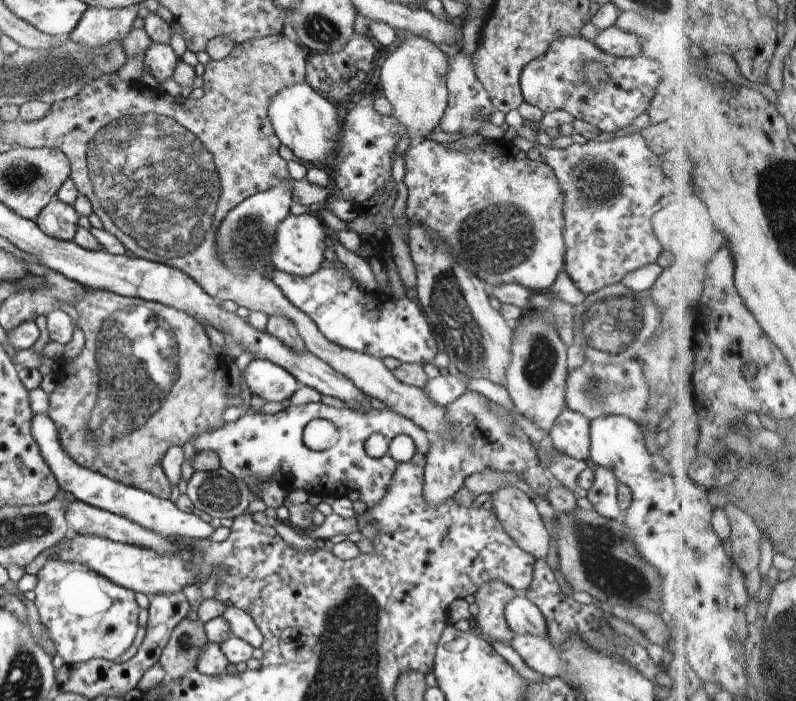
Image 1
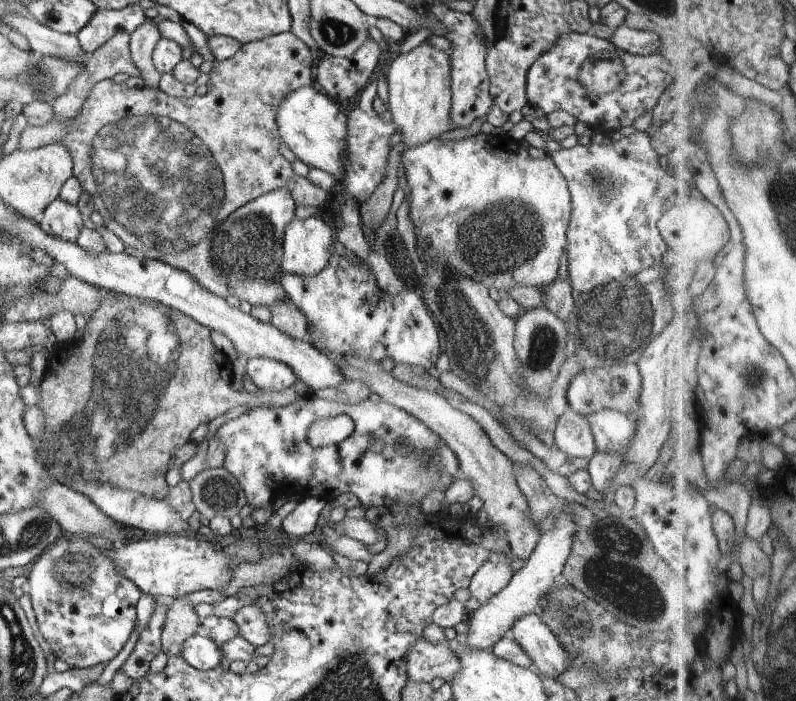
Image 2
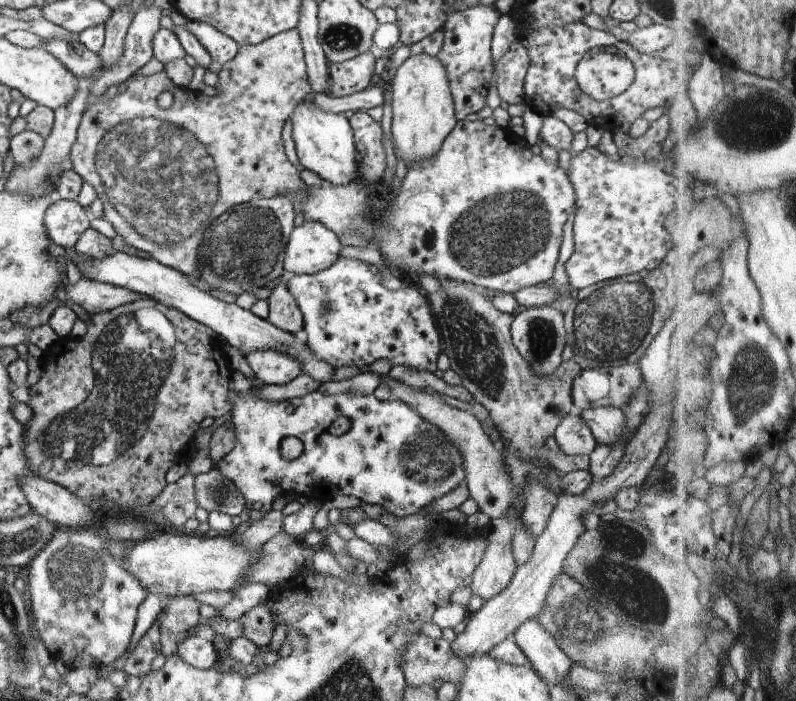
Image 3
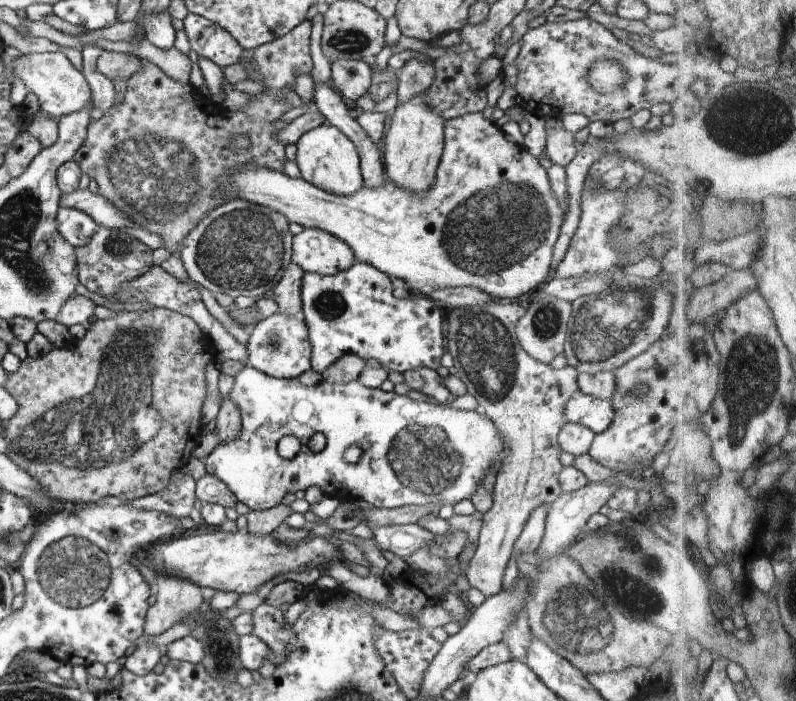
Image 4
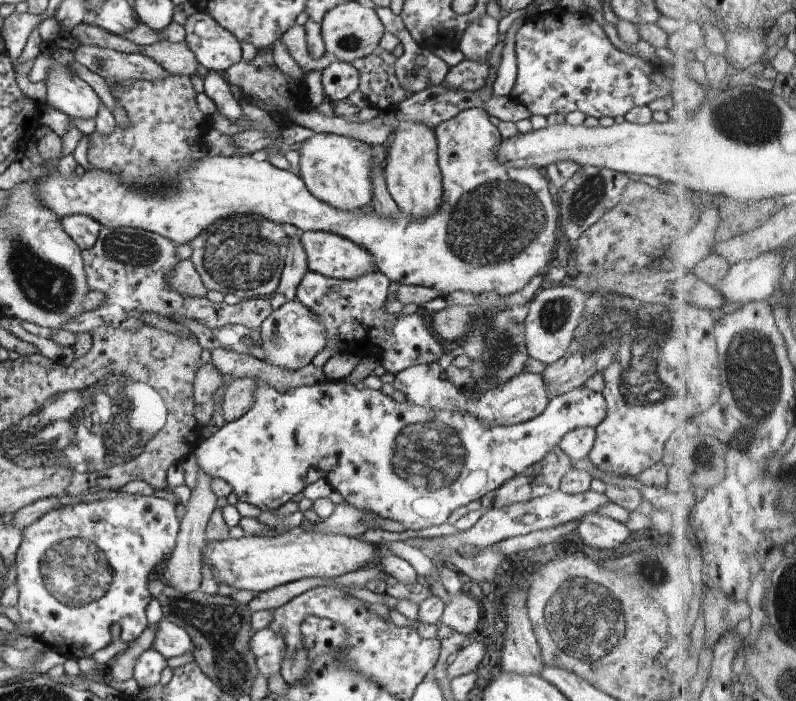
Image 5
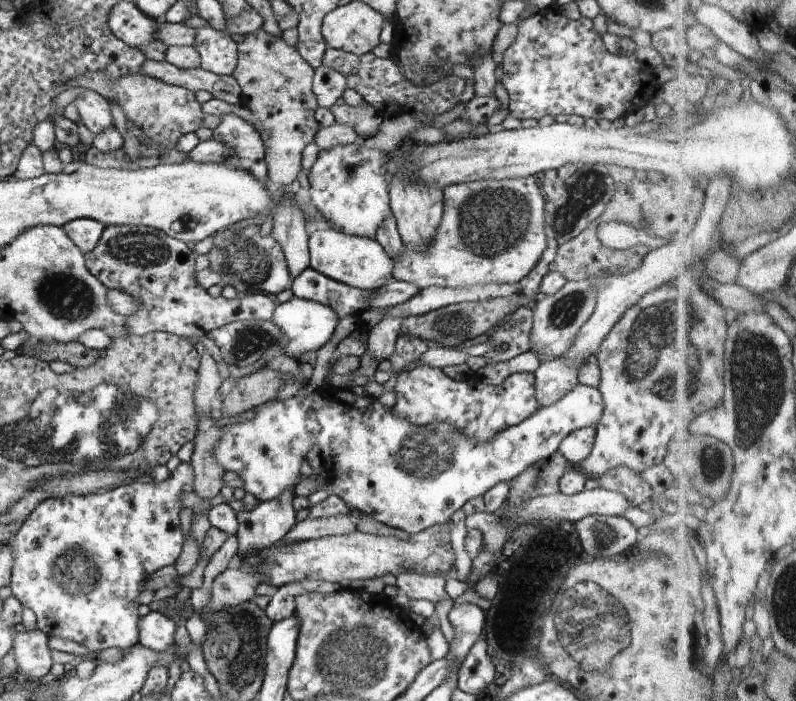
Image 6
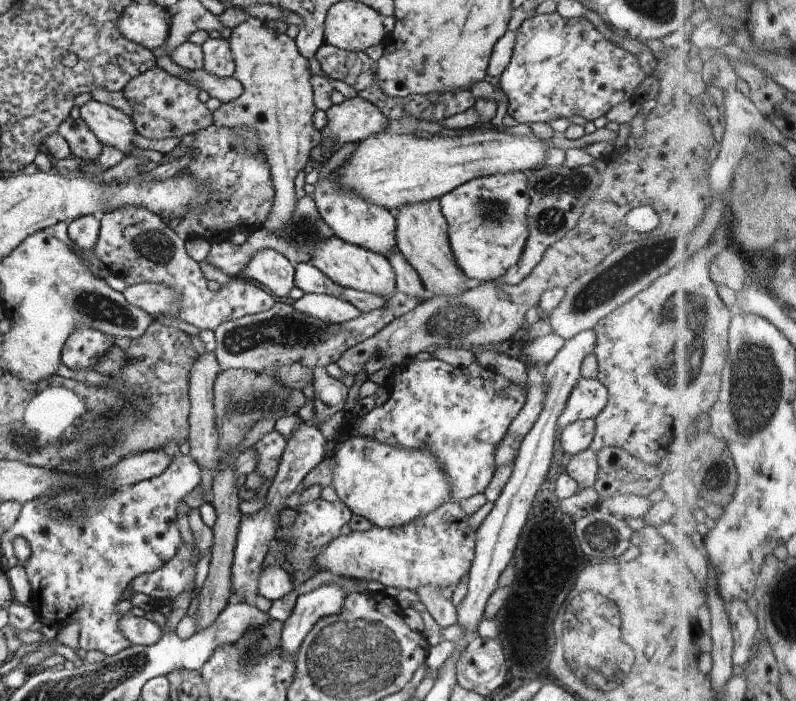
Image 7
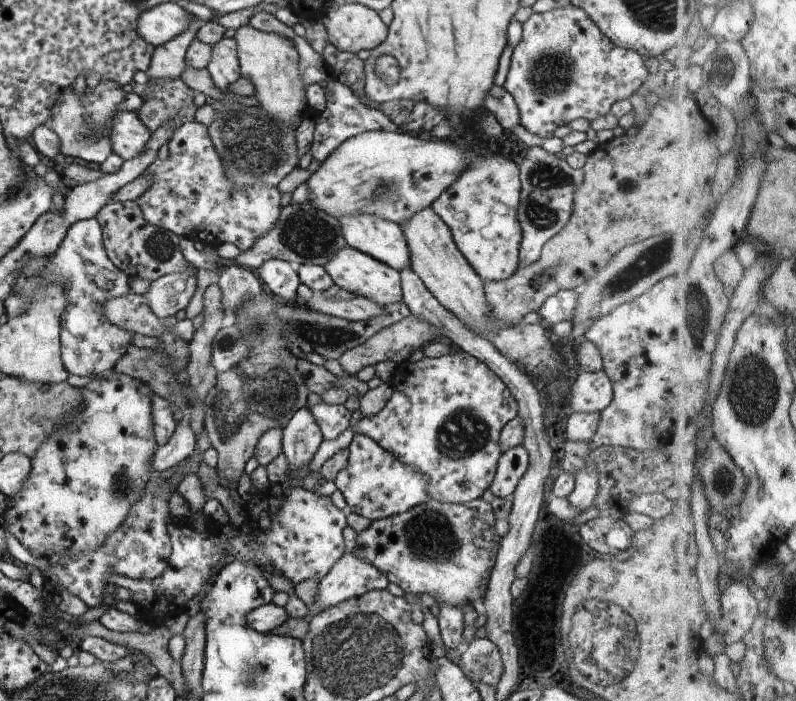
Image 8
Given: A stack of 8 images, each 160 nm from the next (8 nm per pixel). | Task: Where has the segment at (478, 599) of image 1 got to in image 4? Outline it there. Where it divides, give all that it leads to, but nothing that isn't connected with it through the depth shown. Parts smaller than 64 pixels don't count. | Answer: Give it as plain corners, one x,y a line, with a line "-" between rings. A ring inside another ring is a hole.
496,301
488,302
488,305
445,310
445,334
448,338
448,350
453,356
453,365
458,369
456,376
467,386
467,392
472,394
484,408
485,414
500,430
505,443
503,460
494,483
493,503
483,516
478,546
465,572
470,586
478,588
486,597
503,590
503,576
511,559
514,543
523,531
530,513
540,505
552,504
562,493
559,474
563,466
560,463
561,448
558,444
558,434
566,423
563,413
566,401
579,391
577,383
579,372
574,367
552,369
549,364
532,358
522,348
515,328
525,312
526,309
518,301
510,304
499,304
-
526,390
532,392
530,400
524,400

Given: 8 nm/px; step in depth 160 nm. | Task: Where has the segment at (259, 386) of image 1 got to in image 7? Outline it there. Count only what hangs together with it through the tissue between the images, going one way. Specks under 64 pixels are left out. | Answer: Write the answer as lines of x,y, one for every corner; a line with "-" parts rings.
305,293
293,303
297,312
327,323
341,323
362,314
353,304
332,295

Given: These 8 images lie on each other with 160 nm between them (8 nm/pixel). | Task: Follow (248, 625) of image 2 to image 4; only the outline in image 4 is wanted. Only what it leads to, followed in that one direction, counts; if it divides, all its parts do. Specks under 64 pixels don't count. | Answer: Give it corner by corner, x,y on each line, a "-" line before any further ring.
262,603
252,612
253,632
262,639
277,656
278,664
282,656
287,652
291,626
286,626
284,622
284,613
280,607
270,606
268,603

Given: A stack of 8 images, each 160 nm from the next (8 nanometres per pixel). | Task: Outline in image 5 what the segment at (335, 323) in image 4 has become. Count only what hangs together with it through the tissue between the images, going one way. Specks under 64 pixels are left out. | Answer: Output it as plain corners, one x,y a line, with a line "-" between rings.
310,270
304,275
297,288
297,299
319,316
327,336
326,346
311,360
314,366
323,367
333,354
342,352
373,356
393,375
415,364
437,362
444,351
427,315
422,310
407,316
386,311
384,303
390,283
378,270
354,280
333,279

